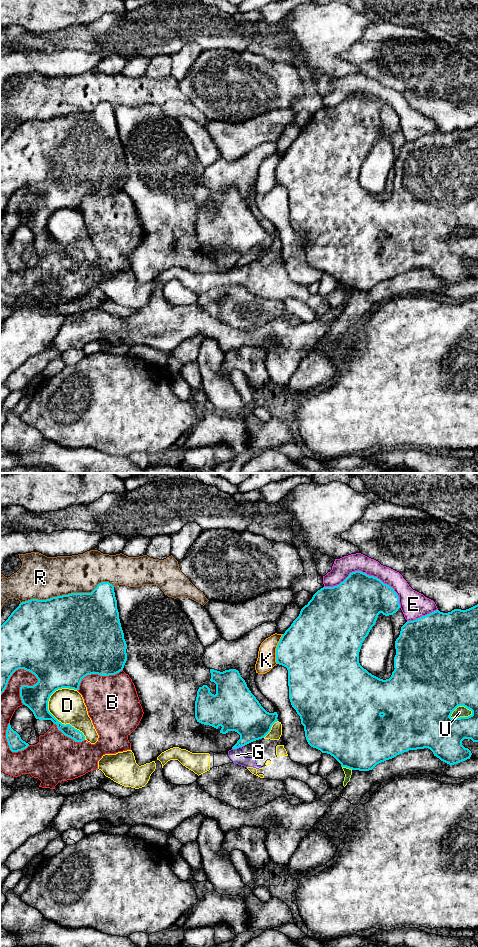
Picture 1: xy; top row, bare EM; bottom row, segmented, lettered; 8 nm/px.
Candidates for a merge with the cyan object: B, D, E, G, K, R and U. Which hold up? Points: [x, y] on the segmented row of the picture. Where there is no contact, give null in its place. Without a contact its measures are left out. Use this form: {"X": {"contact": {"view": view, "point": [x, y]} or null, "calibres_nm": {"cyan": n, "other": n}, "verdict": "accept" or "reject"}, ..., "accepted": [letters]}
{"B": {"contact": {"view": "xy", "point": [14, 671]}, "calibres_nm": {"cyan": 440, "other": 170}, "verdict": "reject"}, "D": {"contact": {"view": "xy", "point": [57, 720]}, "calibres_nm": {"cyan": 200, "other": 280}, "verdict": "reject"}, "E": {"contact": {"view": "xy", "point": [368, 575]}, "calibres_nm": {"cyan": 400, "other": 150}, "verdict": "reject"}, "G": {"contact": {"view": "xy", "point": [237, 747]}, "calibres_nm": {"cyan": 300, "other": 110}, "verdict": "reject"}, "K": {"contact": {"view": "xy", "point": [276, 649]}, "calibres_nm": {"cyan": 460, "other": 150}, "verdict": "reject"}, "R": {"contact": {"view": "xy", "point": [68, 594]}, "calibres_nm": {"cyan": 500, "other": 340}, "verdict": "reject"}, "U": {"contact": {"view": "xy", "point": [461, 717]}, "calibres_nm": {"cyan": 340, "other": 90}, "verdict": "reject"}, "accepted": []}

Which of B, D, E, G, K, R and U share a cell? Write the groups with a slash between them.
B / D G / E / K / R / U

